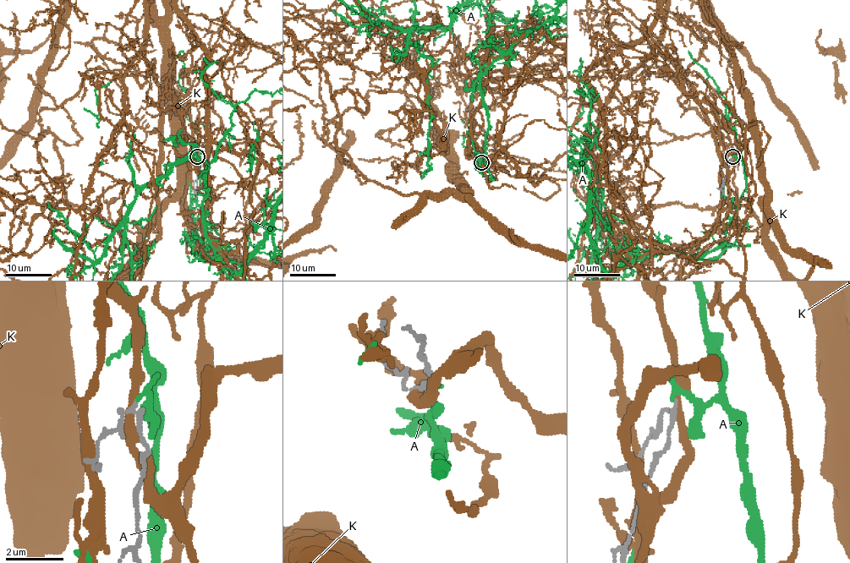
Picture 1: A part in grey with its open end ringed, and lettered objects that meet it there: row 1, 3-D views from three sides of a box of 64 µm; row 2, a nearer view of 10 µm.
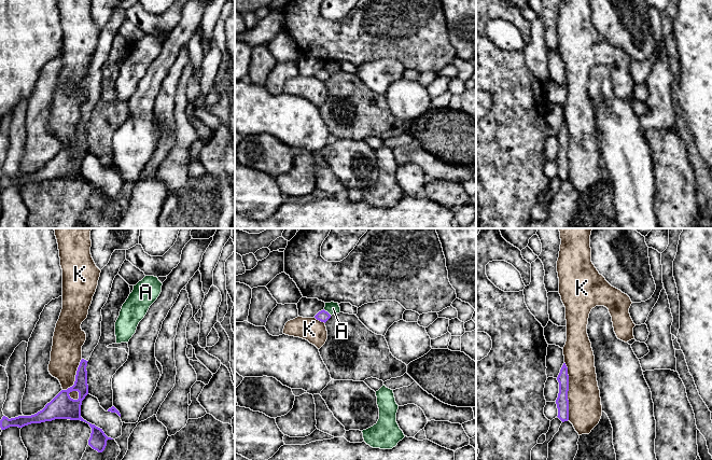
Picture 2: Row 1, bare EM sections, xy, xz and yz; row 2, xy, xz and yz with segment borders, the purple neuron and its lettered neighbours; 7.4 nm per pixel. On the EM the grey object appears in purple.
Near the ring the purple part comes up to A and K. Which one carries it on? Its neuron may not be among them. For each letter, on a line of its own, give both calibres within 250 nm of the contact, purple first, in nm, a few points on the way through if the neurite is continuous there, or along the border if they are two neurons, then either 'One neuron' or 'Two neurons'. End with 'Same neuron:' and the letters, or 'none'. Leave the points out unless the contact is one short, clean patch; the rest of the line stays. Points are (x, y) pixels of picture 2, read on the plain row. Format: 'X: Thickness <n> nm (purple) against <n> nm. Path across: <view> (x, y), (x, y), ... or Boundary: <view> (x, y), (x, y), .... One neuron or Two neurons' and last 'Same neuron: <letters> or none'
A: Thickness 90 nm (purple) against 90 nm. Boundary: xz (323, 68), (331, 73). Two neurons
K: Thickness 100 nm (purple) against 260 nm. Two neurons
Same neuron: none

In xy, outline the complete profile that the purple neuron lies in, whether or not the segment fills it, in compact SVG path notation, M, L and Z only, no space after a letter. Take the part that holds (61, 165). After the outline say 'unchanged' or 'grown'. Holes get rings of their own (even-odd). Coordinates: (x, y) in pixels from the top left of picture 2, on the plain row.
M115 9L112 12L109 22L101 28L100 36L99 36L99 39L98 39L98 44L97 44L96 51L93 55L93 59L92 59L92 62L90 62L89 68L88 68L87 76L81 83L82 89L84 89L85 93L86 93L86 99L85 99L84 103L82 104L82 119L81 119L80 124L79 124L78 129L76 129L74 143L72 145L68 147L67 149L61 149L50 162L47 162L45 164L45 166L42 169L38 170L34 173L18 175L18 176L11 177L11 178L3 175L2 178L0 179L1 189L5 189L10 185L23 186L23 185L31 183L31 182L41 182L41 181L45 181L45 180L52 180L52 179L55 179L55 178L70 178L70 179L81 179L81 180L84 180L84 181L89 183L89 185L92 186L92 192L90 192L90 196L88 198L88 204L93 208L97 209L98 211L102 211L104 209L108 198L113 198L111 196L108 196L104 193L104 191L102 190L102 187L96 185L95 183L92 183L92 182L87 181L86 179L84 179L81 176L81 164L82 164L82 159L88 153L87 129L86 129L87 121L88 121L95 106L98 103L100 95L101 95L101 80L102 80L101 68L108 59L108 56L109 56L109 53L110 53L110 50L111 50L111 46L112 46L113 39L114 39L115 34L118 33L120 27L121 27L121 25L124 22L125 18L126 18L126 9Z | grown

